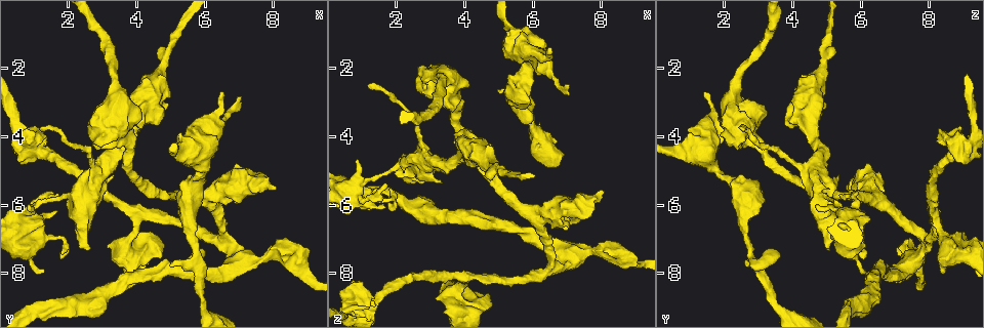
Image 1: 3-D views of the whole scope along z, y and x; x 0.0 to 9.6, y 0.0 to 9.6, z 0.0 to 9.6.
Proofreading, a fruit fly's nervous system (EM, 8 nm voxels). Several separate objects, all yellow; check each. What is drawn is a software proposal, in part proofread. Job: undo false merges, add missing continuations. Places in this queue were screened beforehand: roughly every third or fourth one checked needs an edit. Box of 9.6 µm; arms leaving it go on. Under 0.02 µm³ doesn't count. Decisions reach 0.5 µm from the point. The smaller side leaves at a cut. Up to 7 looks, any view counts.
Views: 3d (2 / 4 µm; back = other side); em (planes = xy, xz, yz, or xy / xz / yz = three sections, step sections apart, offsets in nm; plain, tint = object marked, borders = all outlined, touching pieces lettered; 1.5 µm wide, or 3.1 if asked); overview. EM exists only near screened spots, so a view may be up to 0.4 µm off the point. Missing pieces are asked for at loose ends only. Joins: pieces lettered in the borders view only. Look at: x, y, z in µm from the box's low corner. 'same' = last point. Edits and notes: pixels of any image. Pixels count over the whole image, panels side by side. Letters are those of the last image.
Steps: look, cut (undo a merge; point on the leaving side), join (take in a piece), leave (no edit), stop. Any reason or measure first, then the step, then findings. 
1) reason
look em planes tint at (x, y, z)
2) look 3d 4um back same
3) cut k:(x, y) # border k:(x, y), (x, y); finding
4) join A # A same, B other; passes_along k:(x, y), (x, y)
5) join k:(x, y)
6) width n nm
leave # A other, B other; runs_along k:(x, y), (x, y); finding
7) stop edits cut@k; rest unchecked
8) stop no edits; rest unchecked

thin end
look em planes tint at (1.20, 3.70, 2.55)

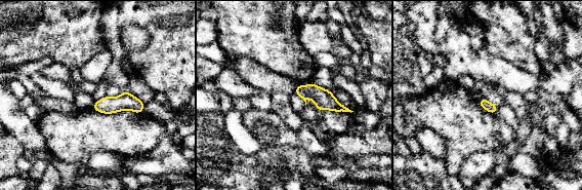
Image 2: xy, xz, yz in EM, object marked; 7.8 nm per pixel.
see the neighbours
look em planes borders same

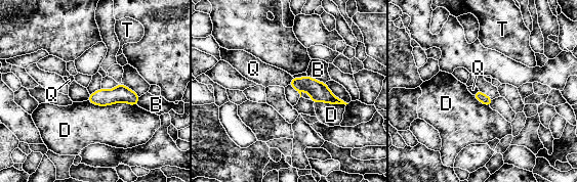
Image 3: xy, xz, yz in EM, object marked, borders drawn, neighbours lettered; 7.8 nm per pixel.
leave # B other, D other, Q other, T other; border 3:(293, 78), (288, 84); no lettered piece goes on from it

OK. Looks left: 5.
an open end
look 3d 2um at (1.25, 7.85, 6.05)

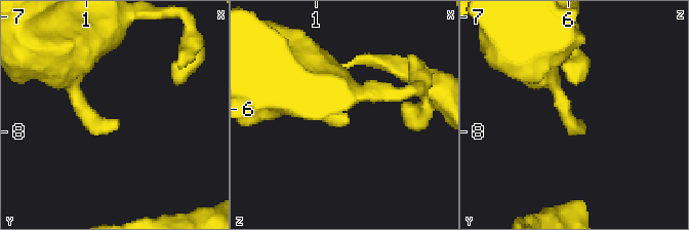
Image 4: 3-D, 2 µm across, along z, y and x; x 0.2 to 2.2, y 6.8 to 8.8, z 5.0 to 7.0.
look em planes borders at (1.28, 7.90, 6.14)

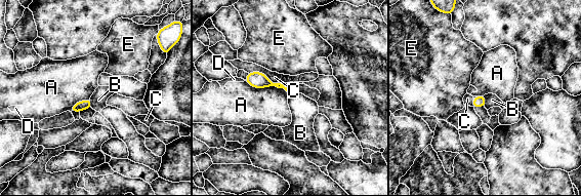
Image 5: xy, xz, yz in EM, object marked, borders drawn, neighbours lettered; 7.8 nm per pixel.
leave # A other, B other, C other, D other, E other; no lettered piece goes on from it

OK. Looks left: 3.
free end
look 3d 2um at (0.80, 6.00, 4.70)

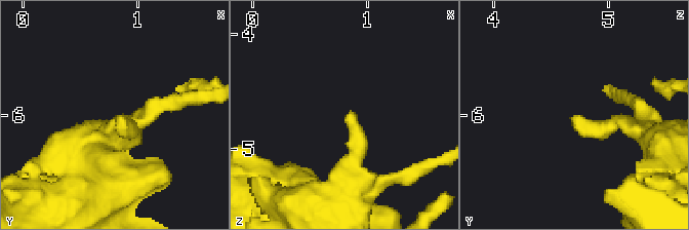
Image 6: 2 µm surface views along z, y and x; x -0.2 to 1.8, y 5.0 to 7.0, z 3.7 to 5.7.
look em planes borders at (0.86, 6.00, 4.66)

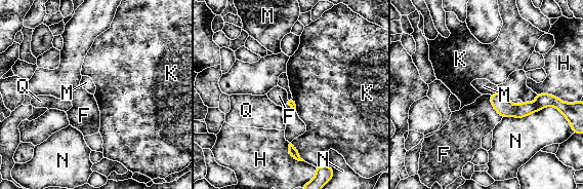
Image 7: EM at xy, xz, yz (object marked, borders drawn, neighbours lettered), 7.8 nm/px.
leave # F other, H other, K other, M other, N other, Q other; runs_along 7:(492, 97), (506, 109), (549, 99); none of them fits

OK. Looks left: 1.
stop no edits; rest unchecked

